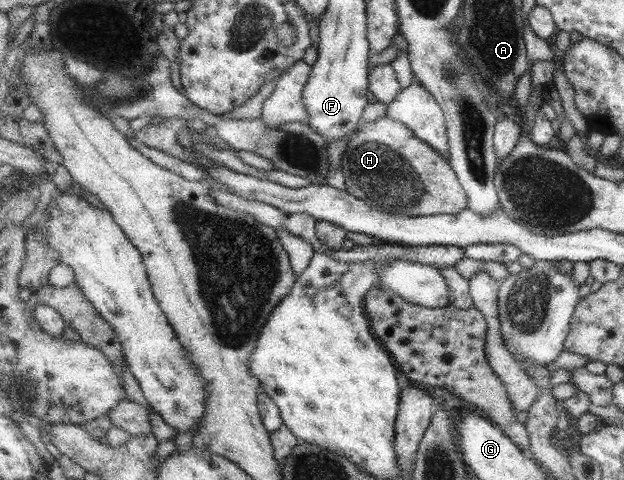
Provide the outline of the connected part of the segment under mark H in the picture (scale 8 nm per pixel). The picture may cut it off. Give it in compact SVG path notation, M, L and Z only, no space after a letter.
M385 116L361 124L342 159L349 193L372 208L408 216L455 215L468 207L468 195L453 171L450 160L441 157L408 125Z

